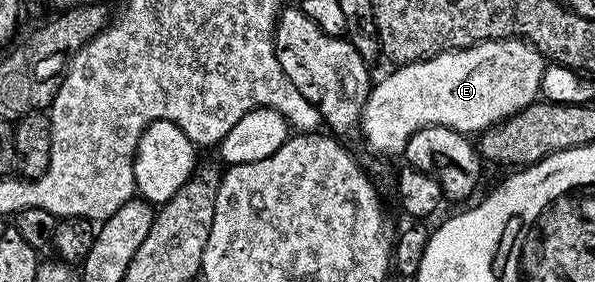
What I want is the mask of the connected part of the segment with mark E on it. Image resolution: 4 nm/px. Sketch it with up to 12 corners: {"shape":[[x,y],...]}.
{"shape":[[483,40],[398,65],[363,140],[406,153],[419,128],[478,134],[536,103],[545,57]]}

